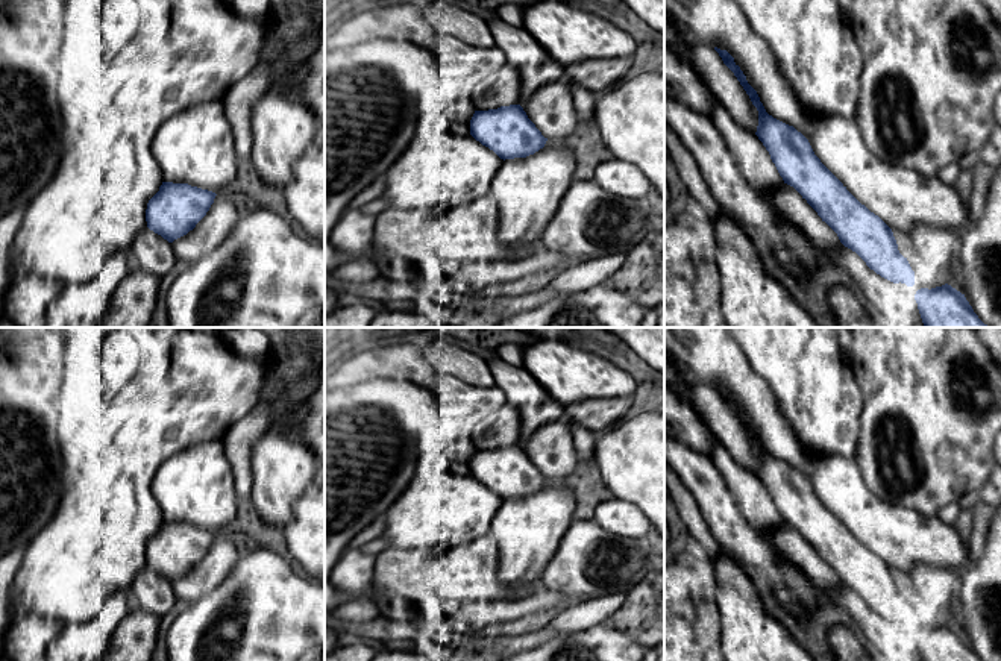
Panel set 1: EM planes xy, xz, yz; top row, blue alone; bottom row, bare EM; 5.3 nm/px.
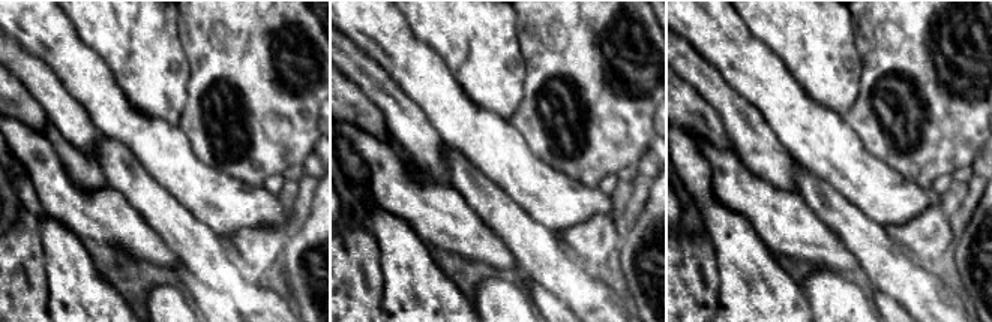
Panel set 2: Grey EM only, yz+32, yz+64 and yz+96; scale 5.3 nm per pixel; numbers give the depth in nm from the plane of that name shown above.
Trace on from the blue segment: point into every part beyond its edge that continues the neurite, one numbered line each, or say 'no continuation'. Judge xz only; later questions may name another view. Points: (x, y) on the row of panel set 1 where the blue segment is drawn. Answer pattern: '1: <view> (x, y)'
1: xz (528, 191)

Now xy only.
1: xy (196, 146)

